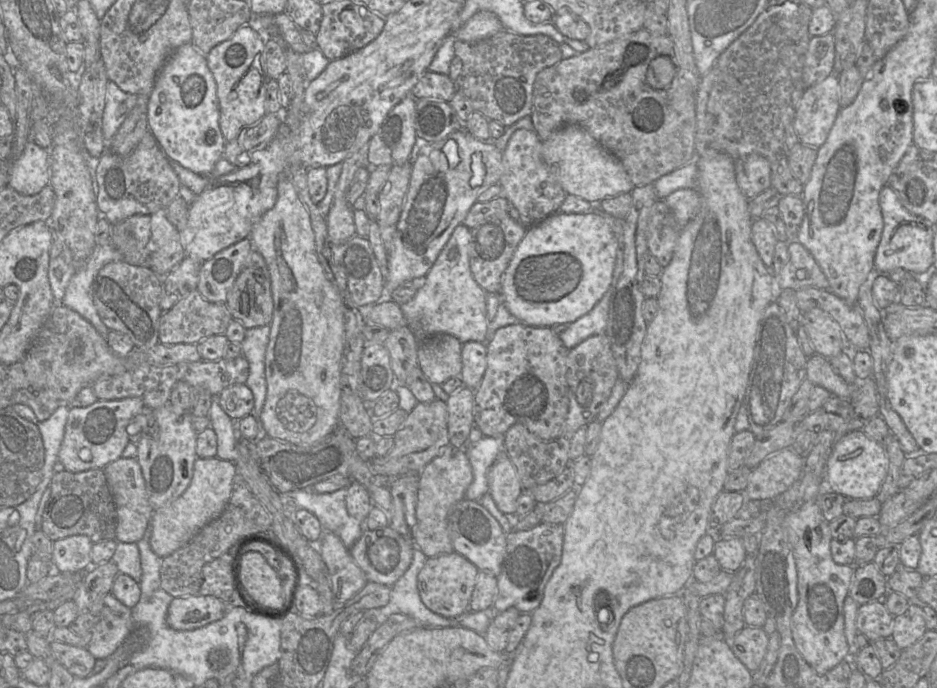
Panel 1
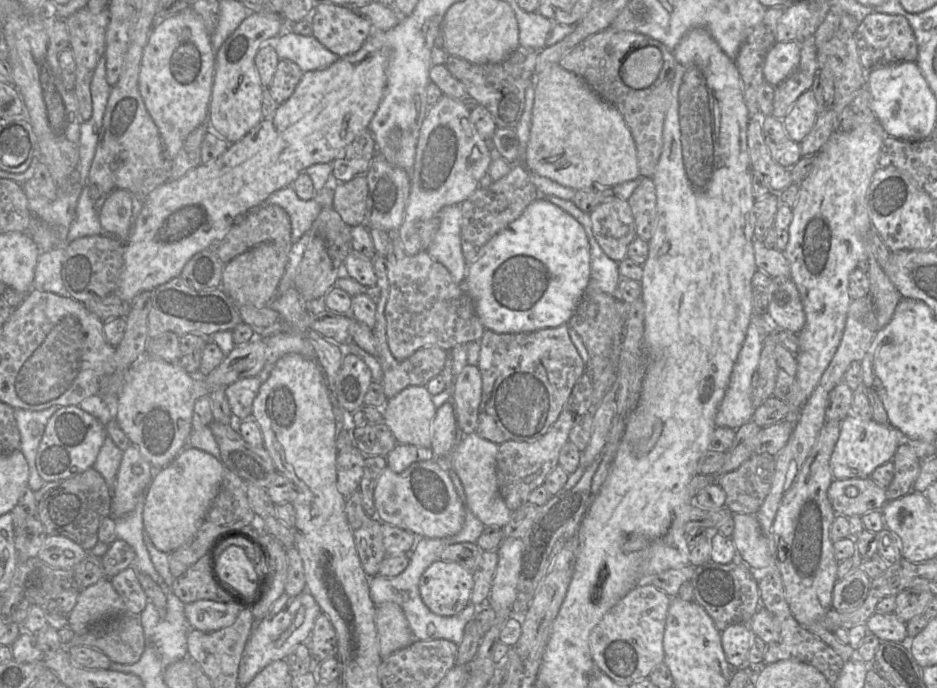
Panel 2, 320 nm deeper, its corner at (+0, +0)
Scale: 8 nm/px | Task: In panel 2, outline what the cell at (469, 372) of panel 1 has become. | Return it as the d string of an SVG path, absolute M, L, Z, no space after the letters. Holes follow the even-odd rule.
M467 364L455 378L453 395L450 399L454 404L458 428L464 434L476 431L481 396L480 370L475 365Z

